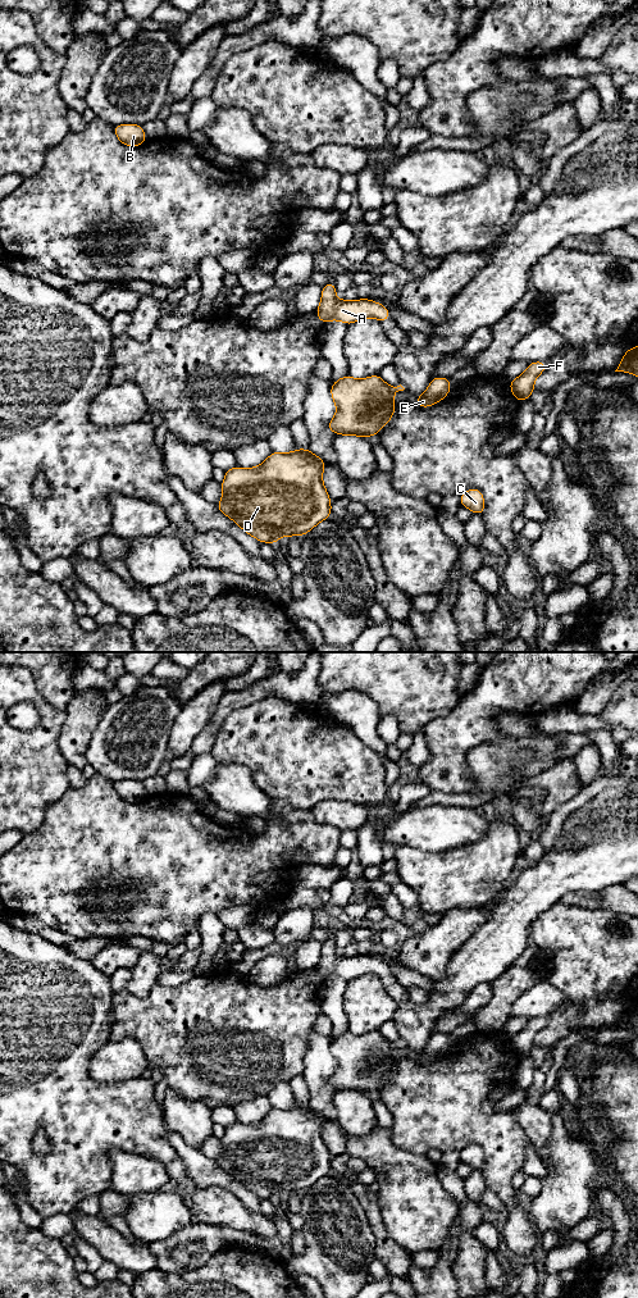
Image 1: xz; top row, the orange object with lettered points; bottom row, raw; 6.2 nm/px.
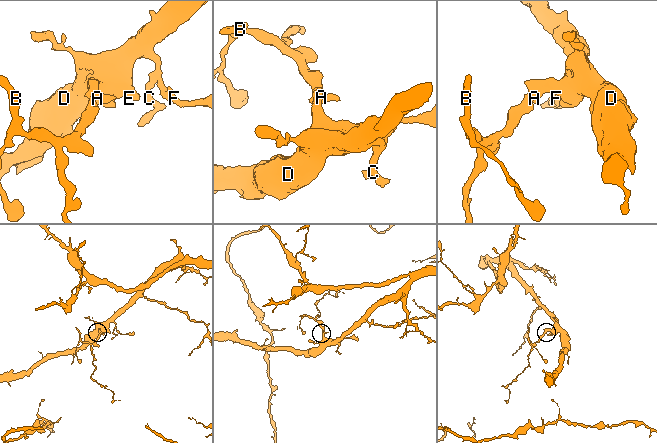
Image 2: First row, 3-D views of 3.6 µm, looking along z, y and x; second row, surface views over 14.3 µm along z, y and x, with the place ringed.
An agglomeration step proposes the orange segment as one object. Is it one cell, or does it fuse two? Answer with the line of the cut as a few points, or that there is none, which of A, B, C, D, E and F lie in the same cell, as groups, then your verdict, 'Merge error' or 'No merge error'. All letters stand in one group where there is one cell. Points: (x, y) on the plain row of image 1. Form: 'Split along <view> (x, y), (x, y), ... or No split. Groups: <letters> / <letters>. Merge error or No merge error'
No split. Groups: A B C D E F. No merge error

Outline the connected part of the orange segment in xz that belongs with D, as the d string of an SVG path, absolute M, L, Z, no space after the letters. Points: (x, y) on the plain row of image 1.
M297 1103L295 1108L273 1107L255 1124L242 1125L237 1121L228 1125L220 1139L223 1154L215 1161L260 1199L275 1201L282 1192L302 1193L332 1170L331 1154L322 1135L325 1121L309 1105Z

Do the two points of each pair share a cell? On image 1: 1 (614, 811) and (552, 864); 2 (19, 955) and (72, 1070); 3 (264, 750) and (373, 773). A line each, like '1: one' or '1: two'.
1: one
2: one
3: one

